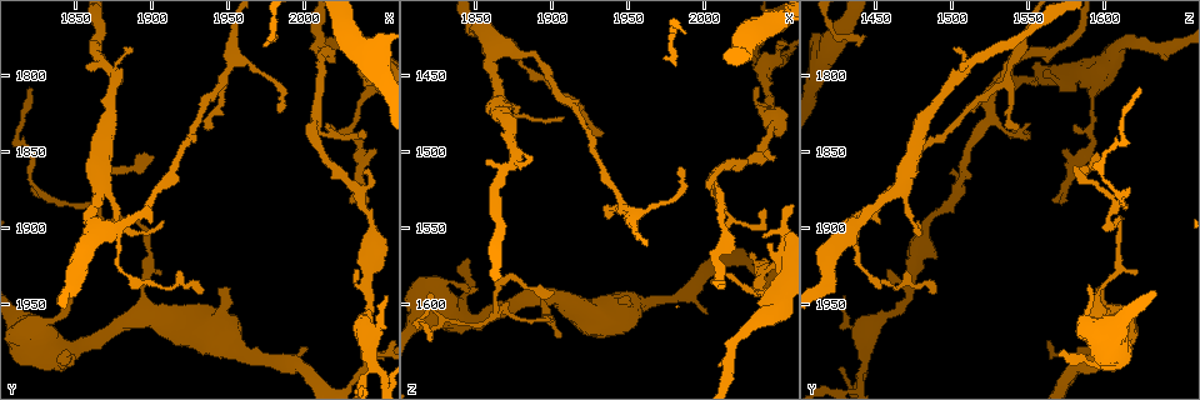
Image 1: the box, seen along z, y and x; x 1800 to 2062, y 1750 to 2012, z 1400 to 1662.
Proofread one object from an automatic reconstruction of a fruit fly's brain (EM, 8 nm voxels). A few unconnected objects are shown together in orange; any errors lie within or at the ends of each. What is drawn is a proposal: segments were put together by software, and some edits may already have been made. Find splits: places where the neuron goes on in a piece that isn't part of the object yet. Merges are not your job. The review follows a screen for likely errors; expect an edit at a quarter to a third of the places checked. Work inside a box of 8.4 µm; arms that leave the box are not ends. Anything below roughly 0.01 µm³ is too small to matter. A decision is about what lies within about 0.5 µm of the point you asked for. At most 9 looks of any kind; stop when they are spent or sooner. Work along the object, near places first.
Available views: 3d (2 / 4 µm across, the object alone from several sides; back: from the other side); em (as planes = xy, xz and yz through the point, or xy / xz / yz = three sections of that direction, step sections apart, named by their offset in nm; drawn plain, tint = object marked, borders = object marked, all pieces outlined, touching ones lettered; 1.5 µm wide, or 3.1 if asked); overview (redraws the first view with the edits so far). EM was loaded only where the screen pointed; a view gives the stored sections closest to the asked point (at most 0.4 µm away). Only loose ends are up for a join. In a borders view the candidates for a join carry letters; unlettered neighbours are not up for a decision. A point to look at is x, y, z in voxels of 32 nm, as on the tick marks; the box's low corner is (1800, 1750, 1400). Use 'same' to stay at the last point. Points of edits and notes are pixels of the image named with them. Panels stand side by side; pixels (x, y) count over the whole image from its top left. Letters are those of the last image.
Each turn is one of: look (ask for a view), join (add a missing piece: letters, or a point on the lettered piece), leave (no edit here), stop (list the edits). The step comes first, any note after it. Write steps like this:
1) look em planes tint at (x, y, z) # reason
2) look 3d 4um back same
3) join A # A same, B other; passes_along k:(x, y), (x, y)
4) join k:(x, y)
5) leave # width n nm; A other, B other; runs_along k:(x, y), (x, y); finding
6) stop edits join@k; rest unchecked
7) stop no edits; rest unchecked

look em planes borders at (1936, 1836, 1542) # thin end

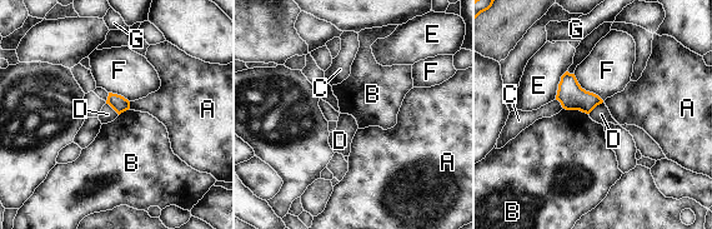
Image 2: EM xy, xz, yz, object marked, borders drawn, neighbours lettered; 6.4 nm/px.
leave # A other, B other, C other, D other, E other, F other, G other; border 2:(563, 108), (581, 110), (587, 114); no lettered piece goes on from it

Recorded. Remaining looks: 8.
look 3d 4um at (2030, 1884, 1570) # branch stops here

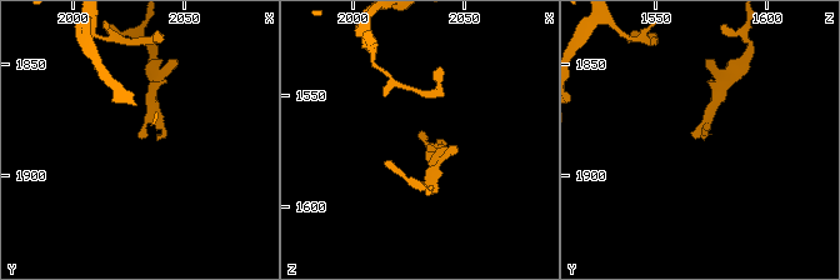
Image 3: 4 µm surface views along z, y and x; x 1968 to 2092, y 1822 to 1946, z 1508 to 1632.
look em planes borders at (2031, 1883, 1570)

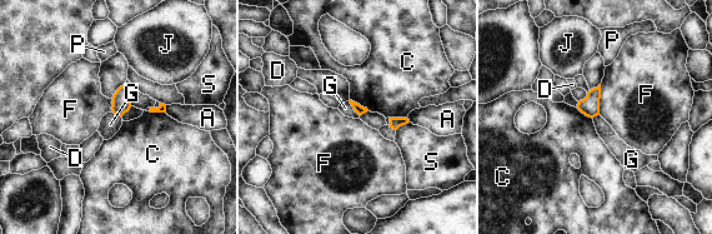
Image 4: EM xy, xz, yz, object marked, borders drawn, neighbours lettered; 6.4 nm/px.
leave # A other, C other, D other, F other, G other, J other, P other, S other; border 4:(349, 100), (350, 105), (360, 115); no lettered piece goes on from it

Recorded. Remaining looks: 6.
look 3d 2um at (2034, 1928, 1456) # an open end

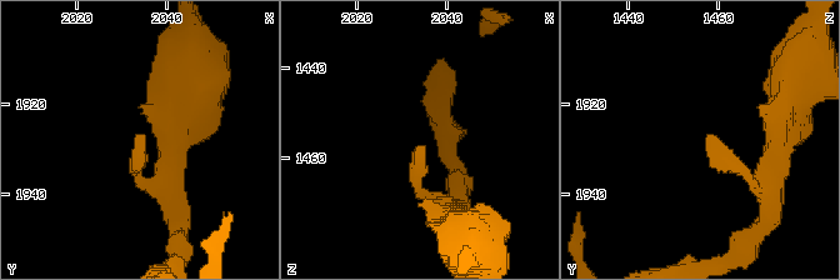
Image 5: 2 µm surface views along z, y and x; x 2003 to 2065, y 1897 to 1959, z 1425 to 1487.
look em planes borders at (2035, 1928, 1458)

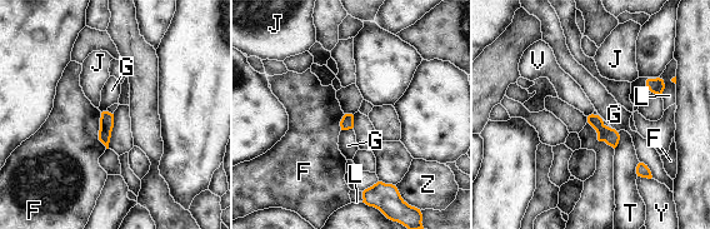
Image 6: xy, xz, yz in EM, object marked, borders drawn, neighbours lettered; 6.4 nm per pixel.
leave # longest_contact F 240 nm; F other, G other, J other, L other, T other, V other, Y other, Z other; none of them fits

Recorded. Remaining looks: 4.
look em xy step 4 tint at (1932, 1942, 1490) # long arm stops here

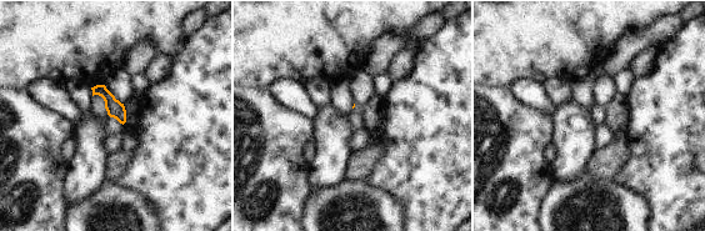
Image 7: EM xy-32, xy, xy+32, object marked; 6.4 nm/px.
look em planes tint same # cut it another way

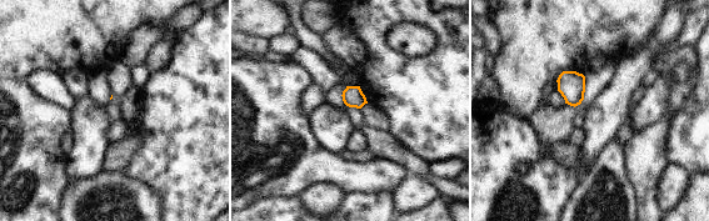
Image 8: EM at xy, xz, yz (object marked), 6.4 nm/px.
look em planes borders same # see the neighbours

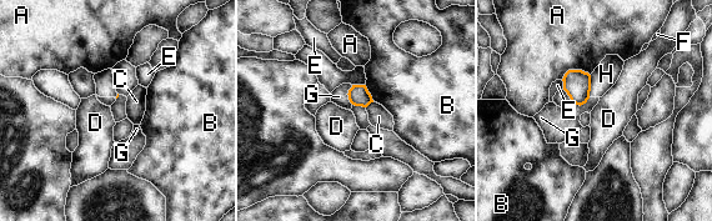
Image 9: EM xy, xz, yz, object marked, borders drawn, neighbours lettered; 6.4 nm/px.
leave # A other, B other, C other, D other, E other, F other, G other, H other; border 9:(374, 101), (366, 108); no lettered piece goes on from it

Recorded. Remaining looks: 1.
stop no edits; rest unchecked

